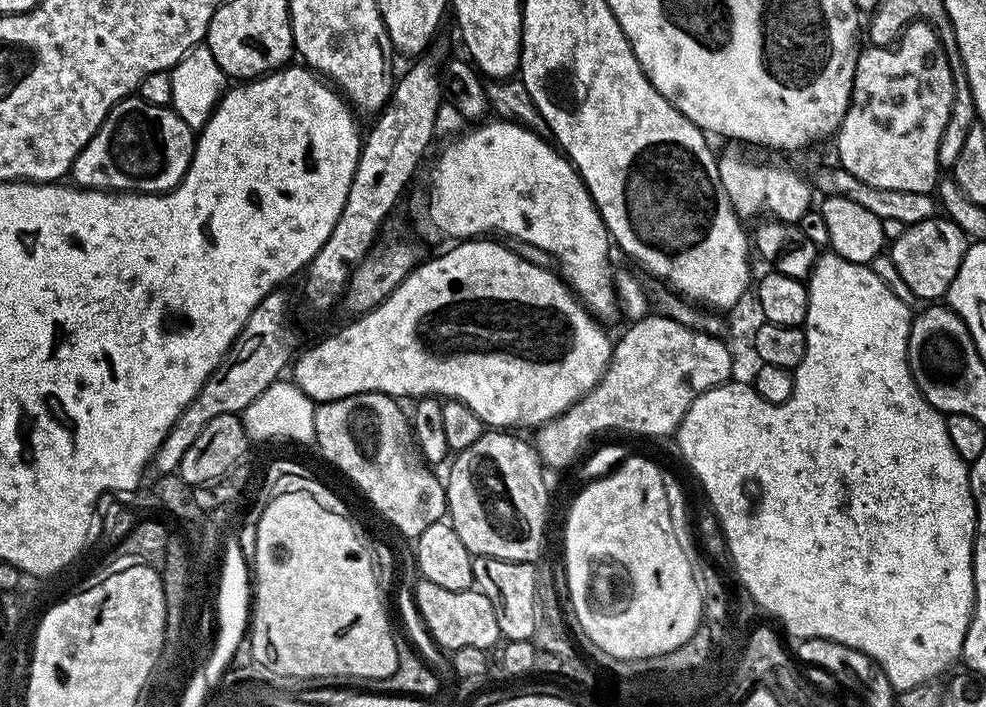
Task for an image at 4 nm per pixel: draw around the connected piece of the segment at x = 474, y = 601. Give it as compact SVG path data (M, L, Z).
M423 578L417 581L416 586L411 589L417 614L441 649L449 653L462 650L462 646L492 650L492 647L495 649L501 643L498 618L494 615L494 605L490 603L490 598L486 598L486 594L482 594L475 587L466 590L446 590Z

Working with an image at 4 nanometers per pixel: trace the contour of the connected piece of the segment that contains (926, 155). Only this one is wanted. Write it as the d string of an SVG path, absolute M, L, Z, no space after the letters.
M913 22L908 25L900 34L900 39L895 46L887 48L878 48L868 46L857 55L856 69L854 70L854 82L852 83L852 101L848 104L848 109L844 115L843 122L840 123L840 131L835 133L836 152L840 155L838 160L839 167L844 168L850 174L854 174L854 178L858 178L862 182L869 184L874 188L882 190L910 190L911 192L931 193L938 183L938 142L942 138L942 130L946 130L946 122L950 118L950 110L954 102L954 78L950 74L950 62L948 61L948 51L944 49L944 44L929 24L923 22Z

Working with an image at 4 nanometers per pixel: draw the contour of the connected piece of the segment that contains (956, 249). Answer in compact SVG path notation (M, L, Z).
M933 218L907 225L902 238L891 241L890 255L894 266L898 266L898 274L902 274L902 282L910 286L913 297L917 301L924 300L920 302L936 302L947 297L950 282L954 282L958 266L962 266L969 243L968 237L954 226L952 220Z

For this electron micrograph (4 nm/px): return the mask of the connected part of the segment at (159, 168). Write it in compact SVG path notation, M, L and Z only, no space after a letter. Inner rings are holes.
M133 94L118 101L102 126L90 138L90 142L72 163L71 179L82 188L98 188L114 192L169 192L177 188L192 161L194 129L186 126L182 118L171 107L154 106Z

